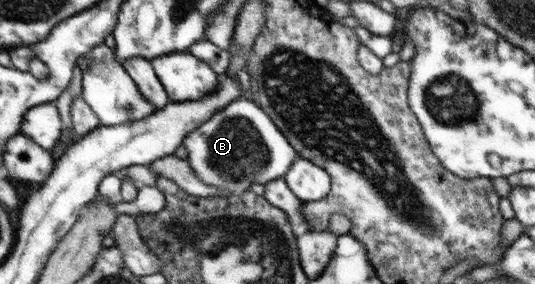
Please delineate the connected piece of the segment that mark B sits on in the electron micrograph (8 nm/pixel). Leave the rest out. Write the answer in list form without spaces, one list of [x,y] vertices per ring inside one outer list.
[[[243,96],[190,131],[182,144],[187,149],[193,174],[203,184],[237,195],[250,190],[253,184],[264,187],[268,182],[284,178],[298,157],[297,150],[269,114],[255,101]]]

